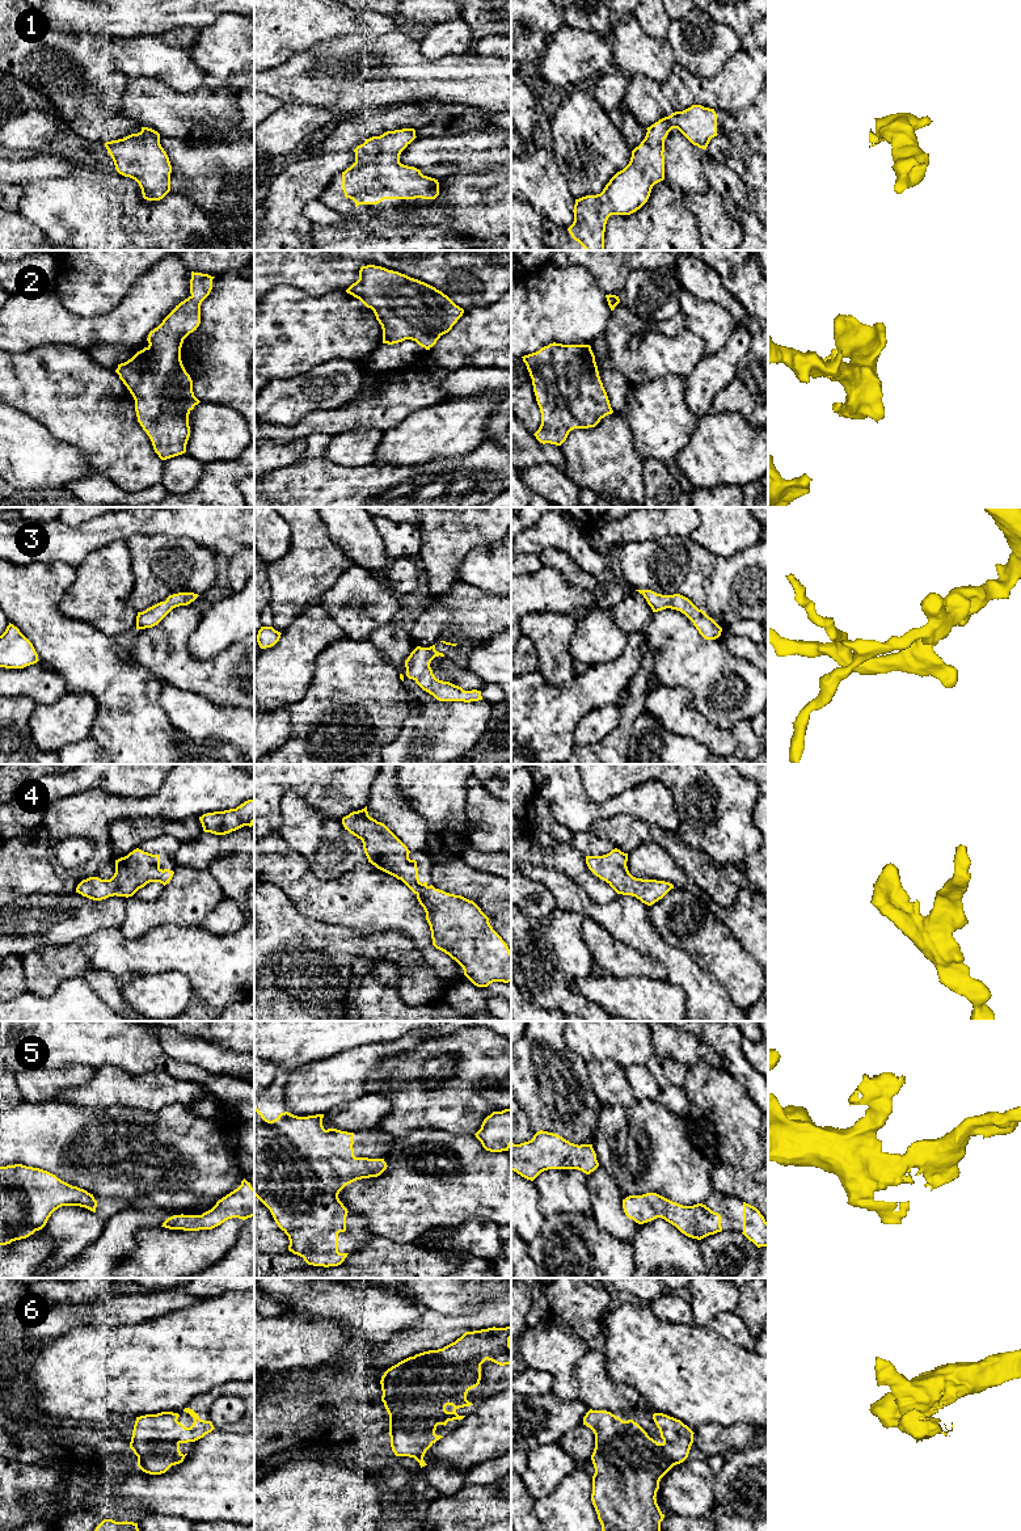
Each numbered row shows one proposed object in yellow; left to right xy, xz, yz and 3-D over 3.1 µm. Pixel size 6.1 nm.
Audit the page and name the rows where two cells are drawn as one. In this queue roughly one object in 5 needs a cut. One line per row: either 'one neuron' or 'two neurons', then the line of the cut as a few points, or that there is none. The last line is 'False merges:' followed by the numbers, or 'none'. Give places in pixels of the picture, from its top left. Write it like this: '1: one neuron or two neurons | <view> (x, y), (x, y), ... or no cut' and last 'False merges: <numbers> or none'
1: one neuron | no cut
2: one neuron | no cut
3: one neuron | no cut
4: one neuron | no cut
5: one neuron | no cut
6: one neuron | no cut
False merges: none

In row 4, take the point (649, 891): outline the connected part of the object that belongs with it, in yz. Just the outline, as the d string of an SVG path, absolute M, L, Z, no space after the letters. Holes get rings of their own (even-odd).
M617 848L603 856L586 856L588 869L617 894L636 897L647 906L654 904L674 889L670 882L633 877L626 861L628 853Z

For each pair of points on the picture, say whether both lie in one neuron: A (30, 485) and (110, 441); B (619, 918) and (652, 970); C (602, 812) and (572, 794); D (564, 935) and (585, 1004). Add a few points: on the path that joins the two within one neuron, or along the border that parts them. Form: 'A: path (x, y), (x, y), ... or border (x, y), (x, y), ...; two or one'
A: border (57, 438), (75, 446), (84, 468), (95, 473); two
B: border (615, 937), (633, 949), (650, 956), (666, 973); two
C: path (594, 812), (589, 812), (579, 802); one
D: path (564, 953), (564, 988), (566, 991); one

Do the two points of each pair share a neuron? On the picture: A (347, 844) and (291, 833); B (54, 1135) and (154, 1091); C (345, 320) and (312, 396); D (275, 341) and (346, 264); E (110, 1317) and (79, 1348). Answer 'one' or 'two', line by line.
A: one
B: two
C: two
D: two
E: two

